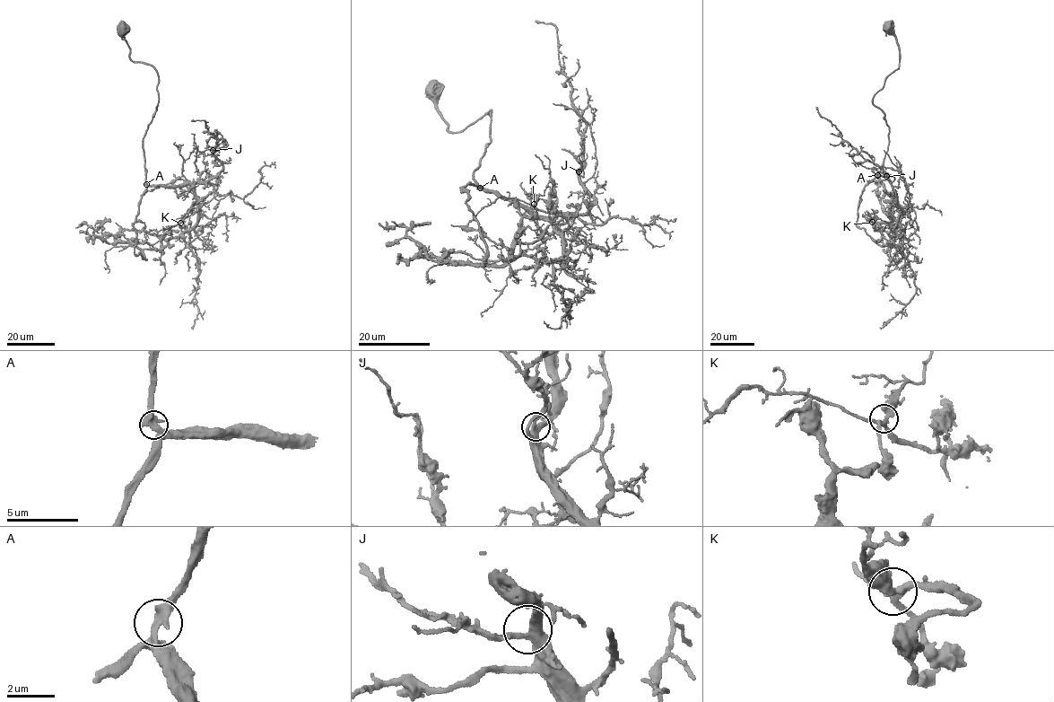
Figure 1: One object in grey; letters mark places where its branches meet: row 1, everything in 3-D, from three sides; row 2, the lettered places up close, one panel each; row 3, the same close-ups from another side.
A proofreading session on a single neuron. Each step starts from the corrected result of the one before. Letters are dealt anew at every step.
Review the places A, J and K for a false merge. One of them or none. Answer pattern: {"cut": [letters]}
{"cut": []}

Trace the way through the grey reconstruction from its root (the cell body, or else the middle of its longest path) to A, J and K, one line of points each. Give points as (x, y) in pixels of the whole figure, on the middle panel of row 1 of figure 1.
A: (434, 90), (450, 132), (462, 132), (491, 110), (490, 144), (473, 175), (480, 188)
J: (434, 90), (450, 132), (491, 110), (479, 188), (538, 215), (579, 214), (595, 201), (579, 171)
K: (434, 90), (450, 132), (491, 110), (479, 188), (568, 228), (534, 204)

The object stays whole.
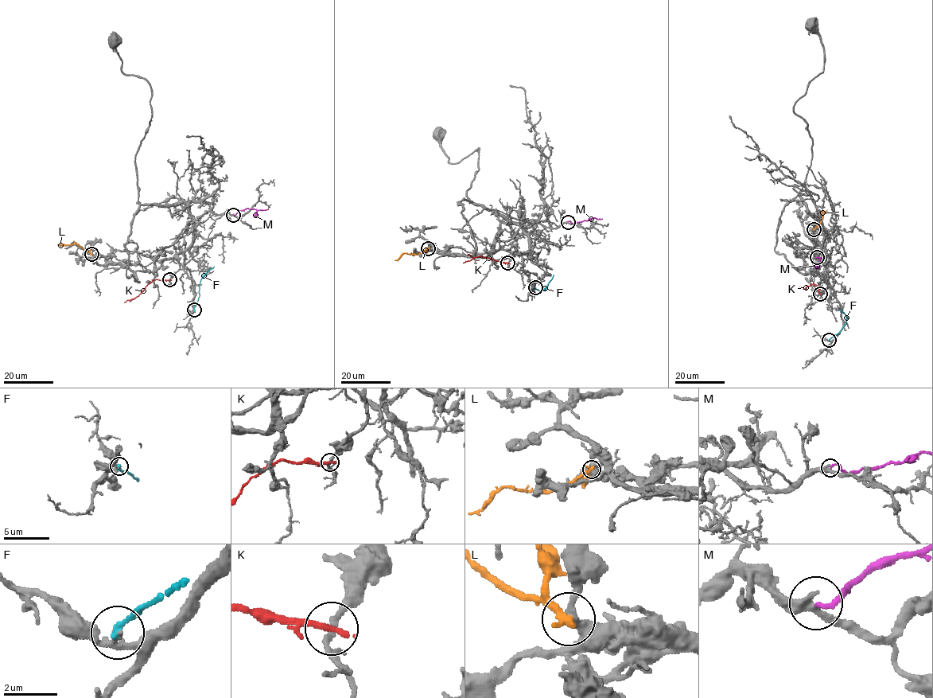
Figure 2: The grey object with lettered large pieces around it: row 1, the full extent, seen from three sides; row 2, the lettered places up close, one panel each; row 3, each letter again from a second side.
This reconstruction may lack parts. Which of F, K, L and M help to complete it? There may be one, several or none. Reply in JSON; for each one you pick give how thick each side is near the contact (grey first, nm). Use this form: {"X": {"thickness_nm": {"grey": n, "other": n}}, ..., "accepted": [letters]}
{"M": {"thickness_nm": {"grey": 340, "other": 160}}, "accepted": ["M"]}

